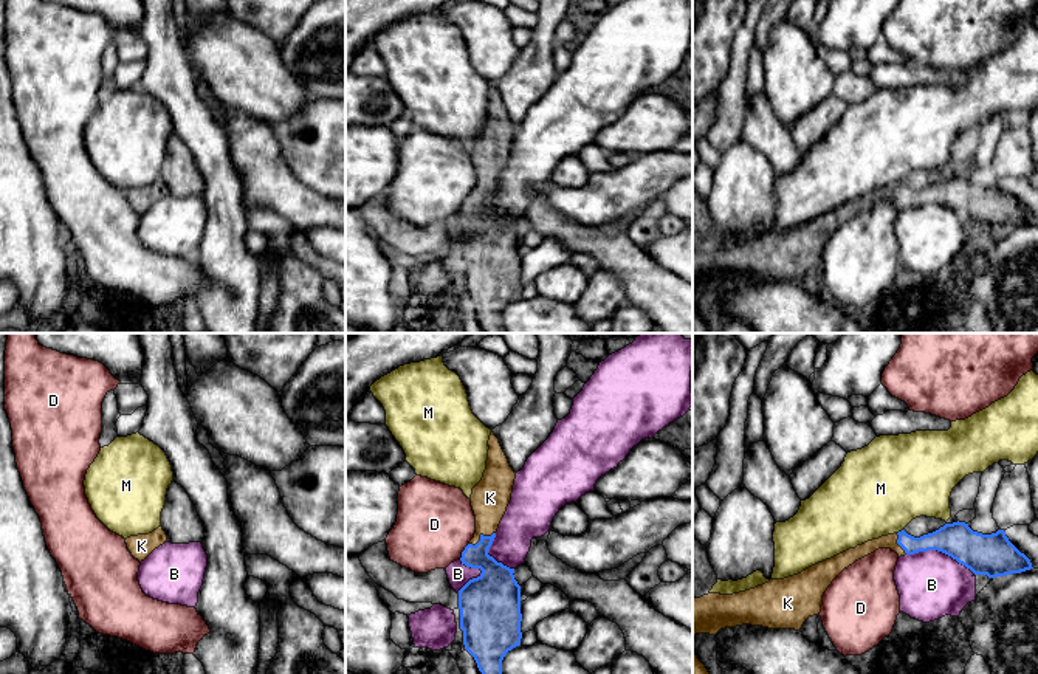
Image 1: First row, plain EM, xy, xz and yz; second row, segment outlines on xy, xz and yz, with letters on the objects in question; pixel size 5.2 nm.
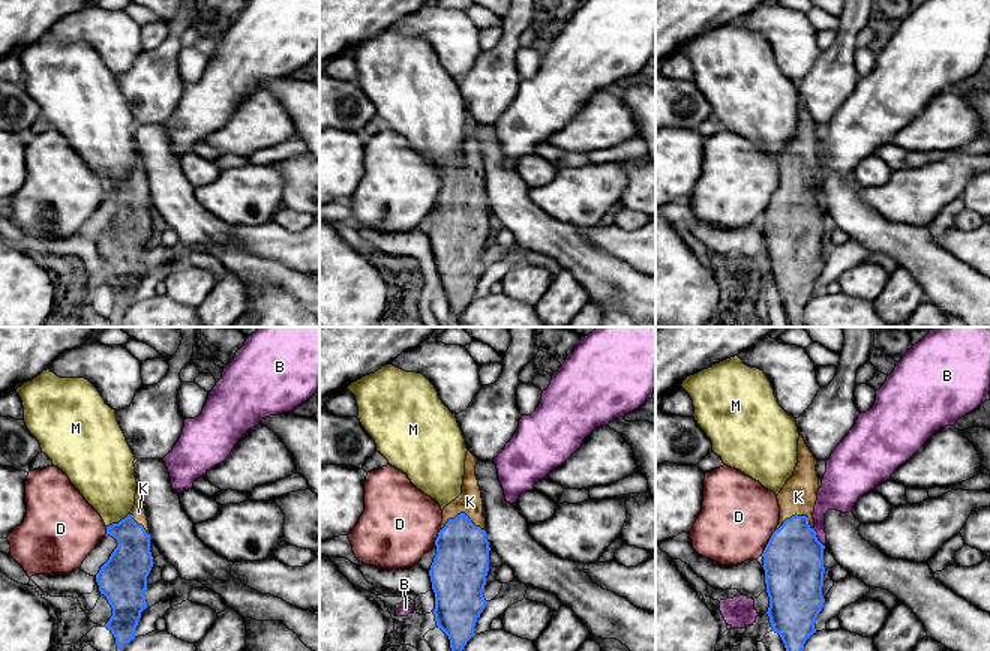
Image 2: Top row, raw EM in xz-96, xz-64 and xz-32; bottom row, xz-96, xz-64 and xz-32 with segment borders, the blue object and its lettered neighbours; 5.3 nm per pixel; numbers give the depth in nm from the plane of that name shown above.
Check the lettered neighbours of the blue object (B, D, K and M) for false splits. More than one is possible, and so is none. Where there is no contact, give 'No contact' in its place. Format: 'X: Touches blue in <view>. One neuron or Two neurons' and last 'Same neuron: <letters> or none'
B: Touches blue in yz. Two neurons
D: Touches blue in xz. Two neurons
K: Touches blue in xz. One neuron
M: Touches blue in yz. Two neurons
Same neuron: K

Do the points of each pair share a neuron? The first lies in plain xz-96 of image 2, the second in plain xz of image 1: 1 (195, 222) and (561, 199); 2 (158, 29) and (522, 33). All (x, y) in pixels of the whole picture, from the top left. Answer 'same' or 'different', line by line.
1: different
2: same

